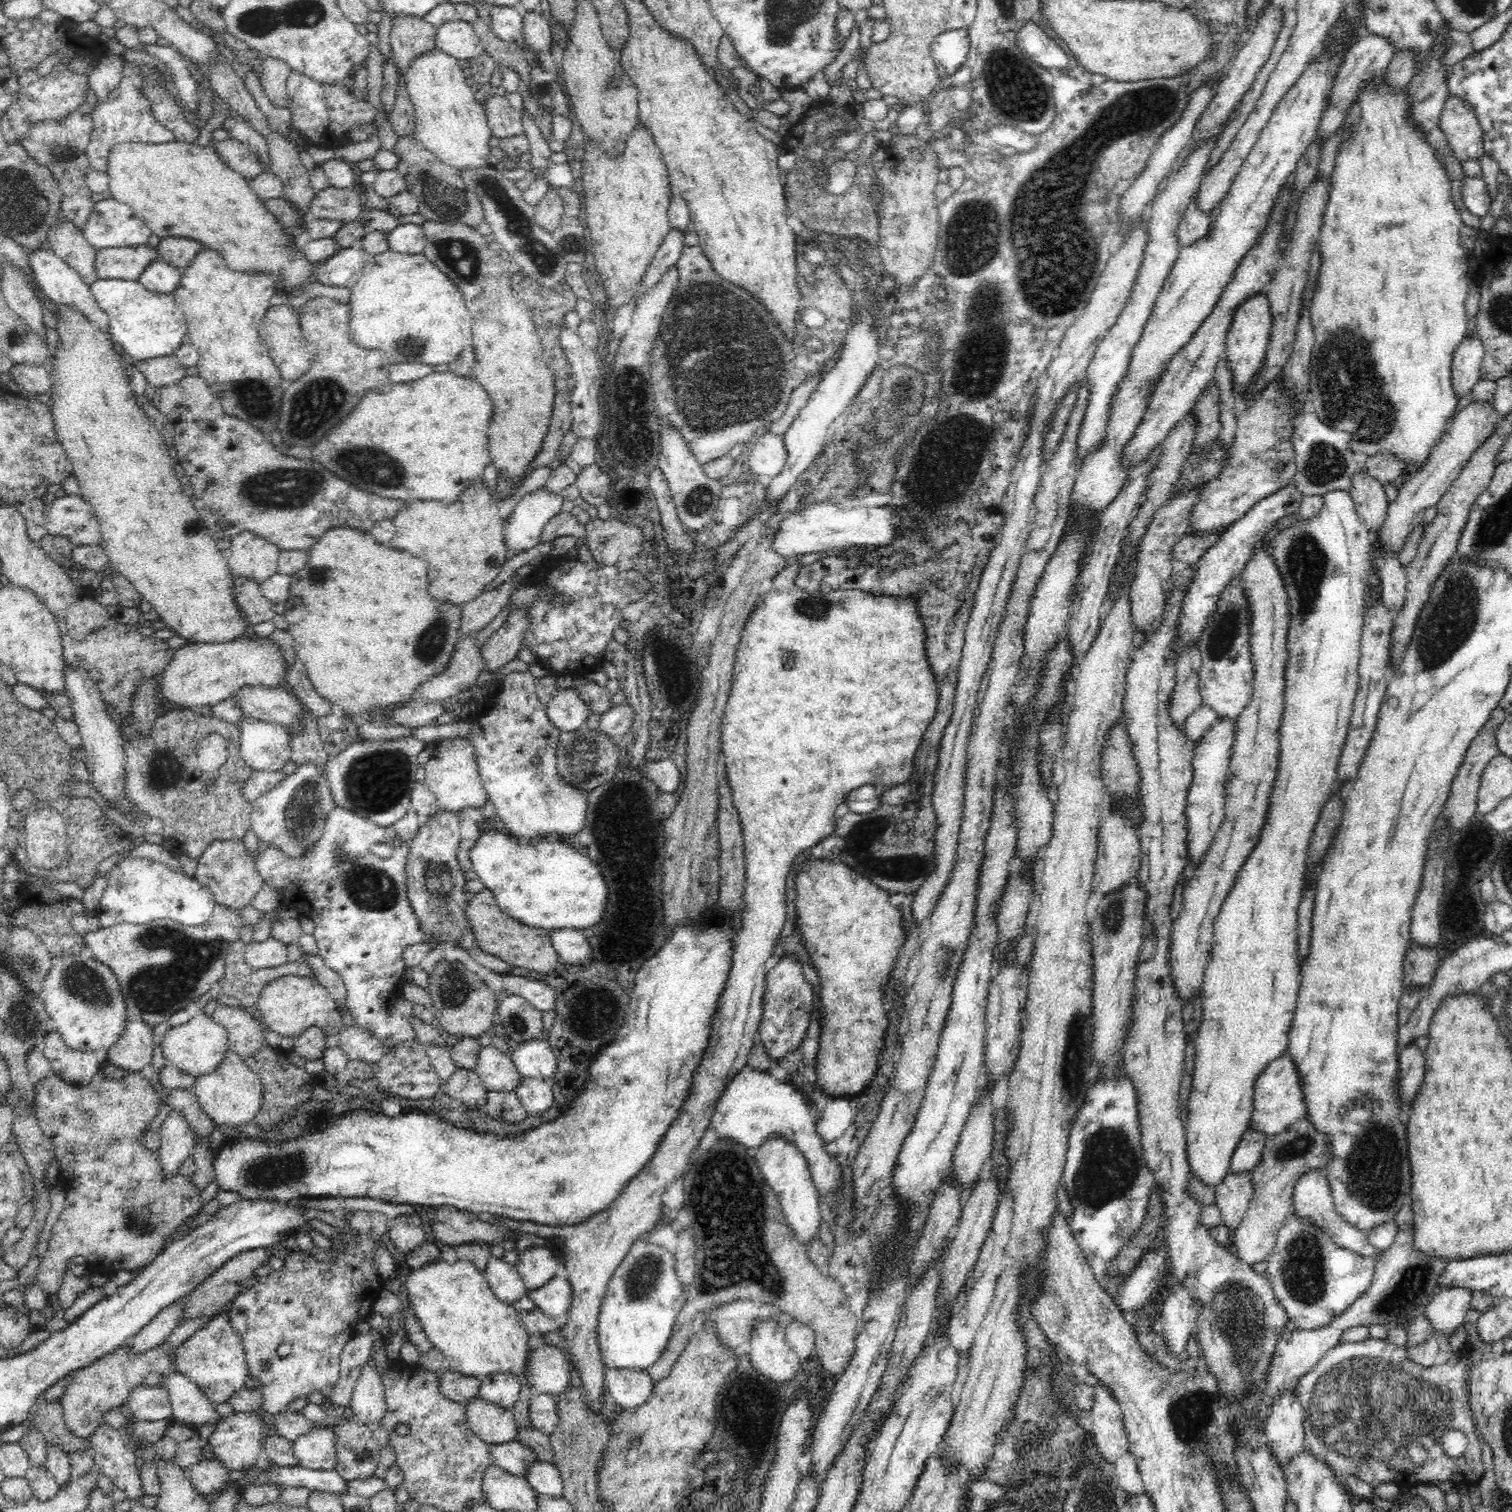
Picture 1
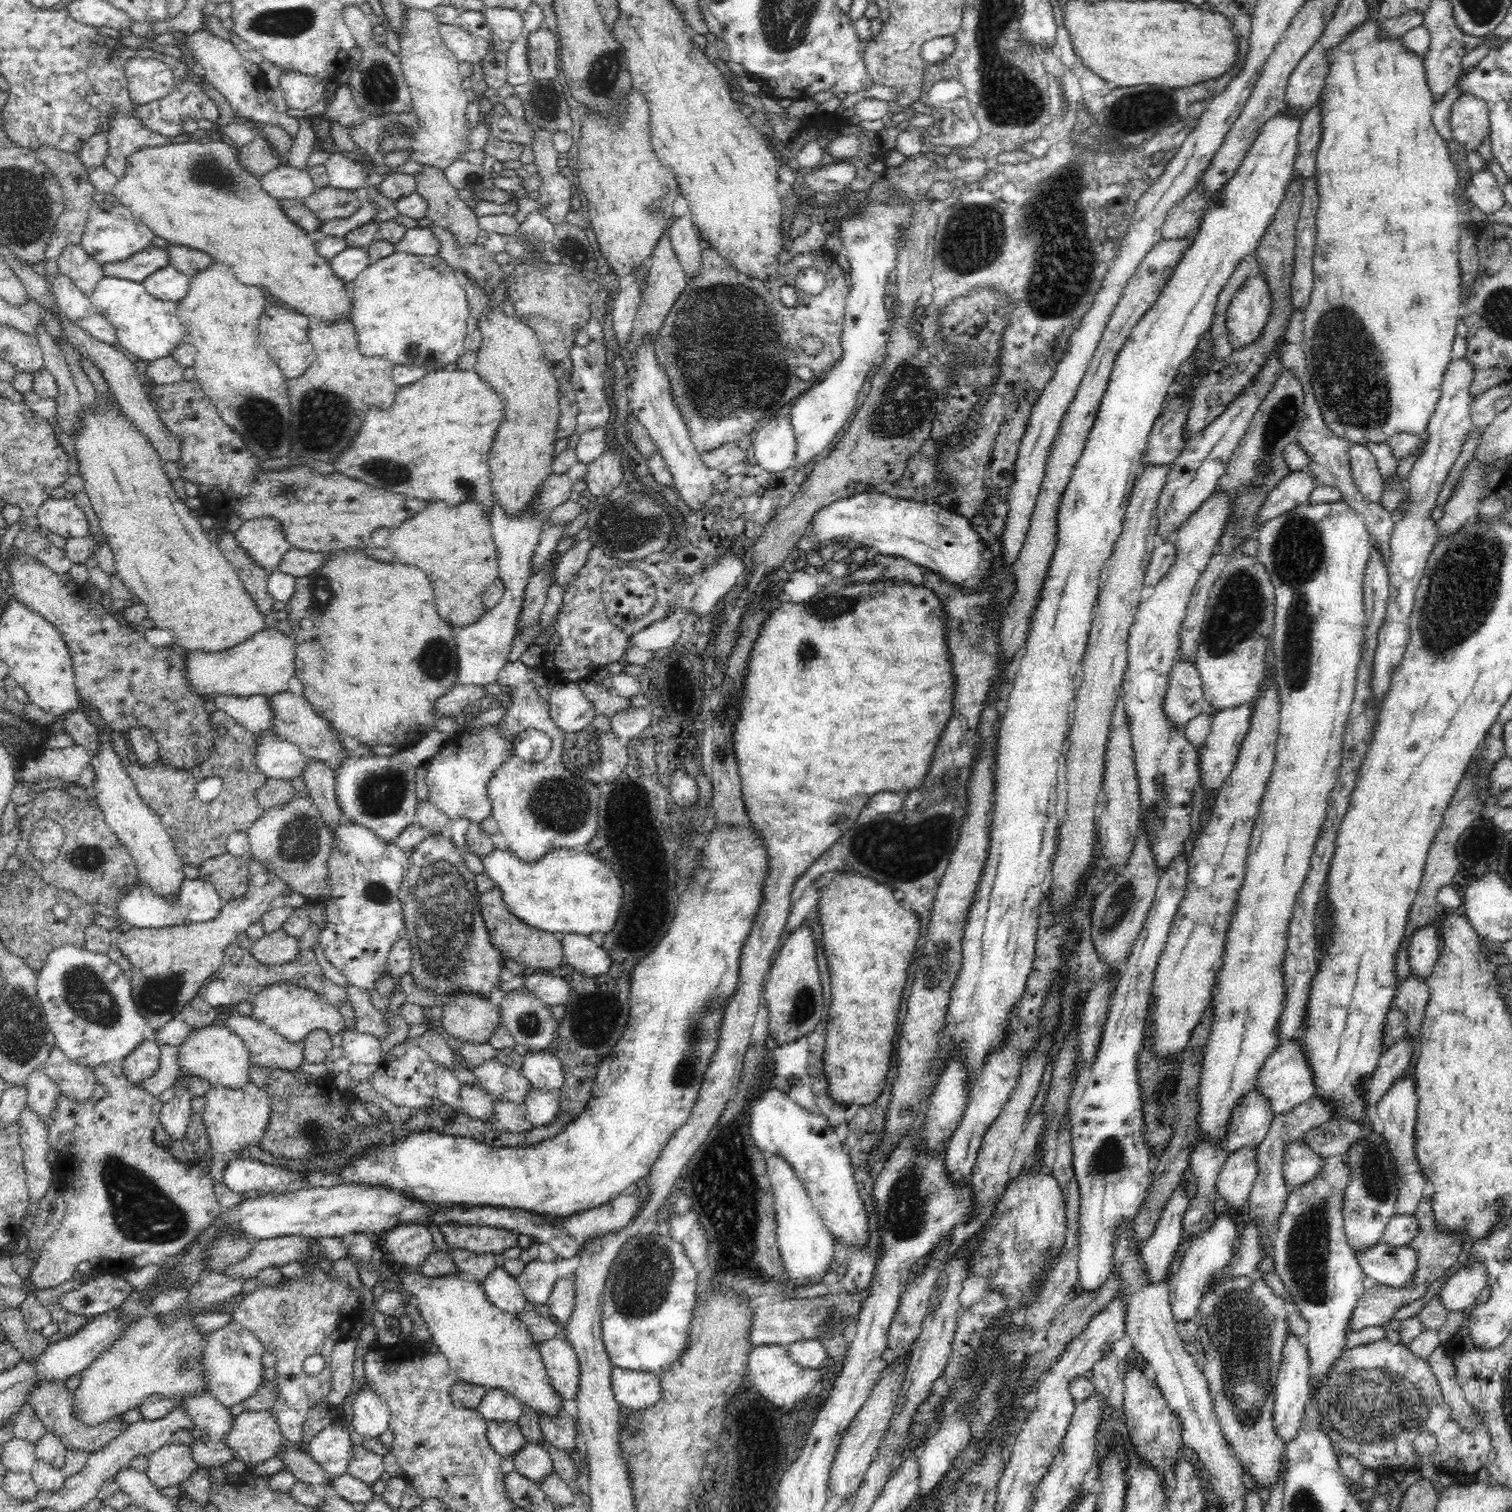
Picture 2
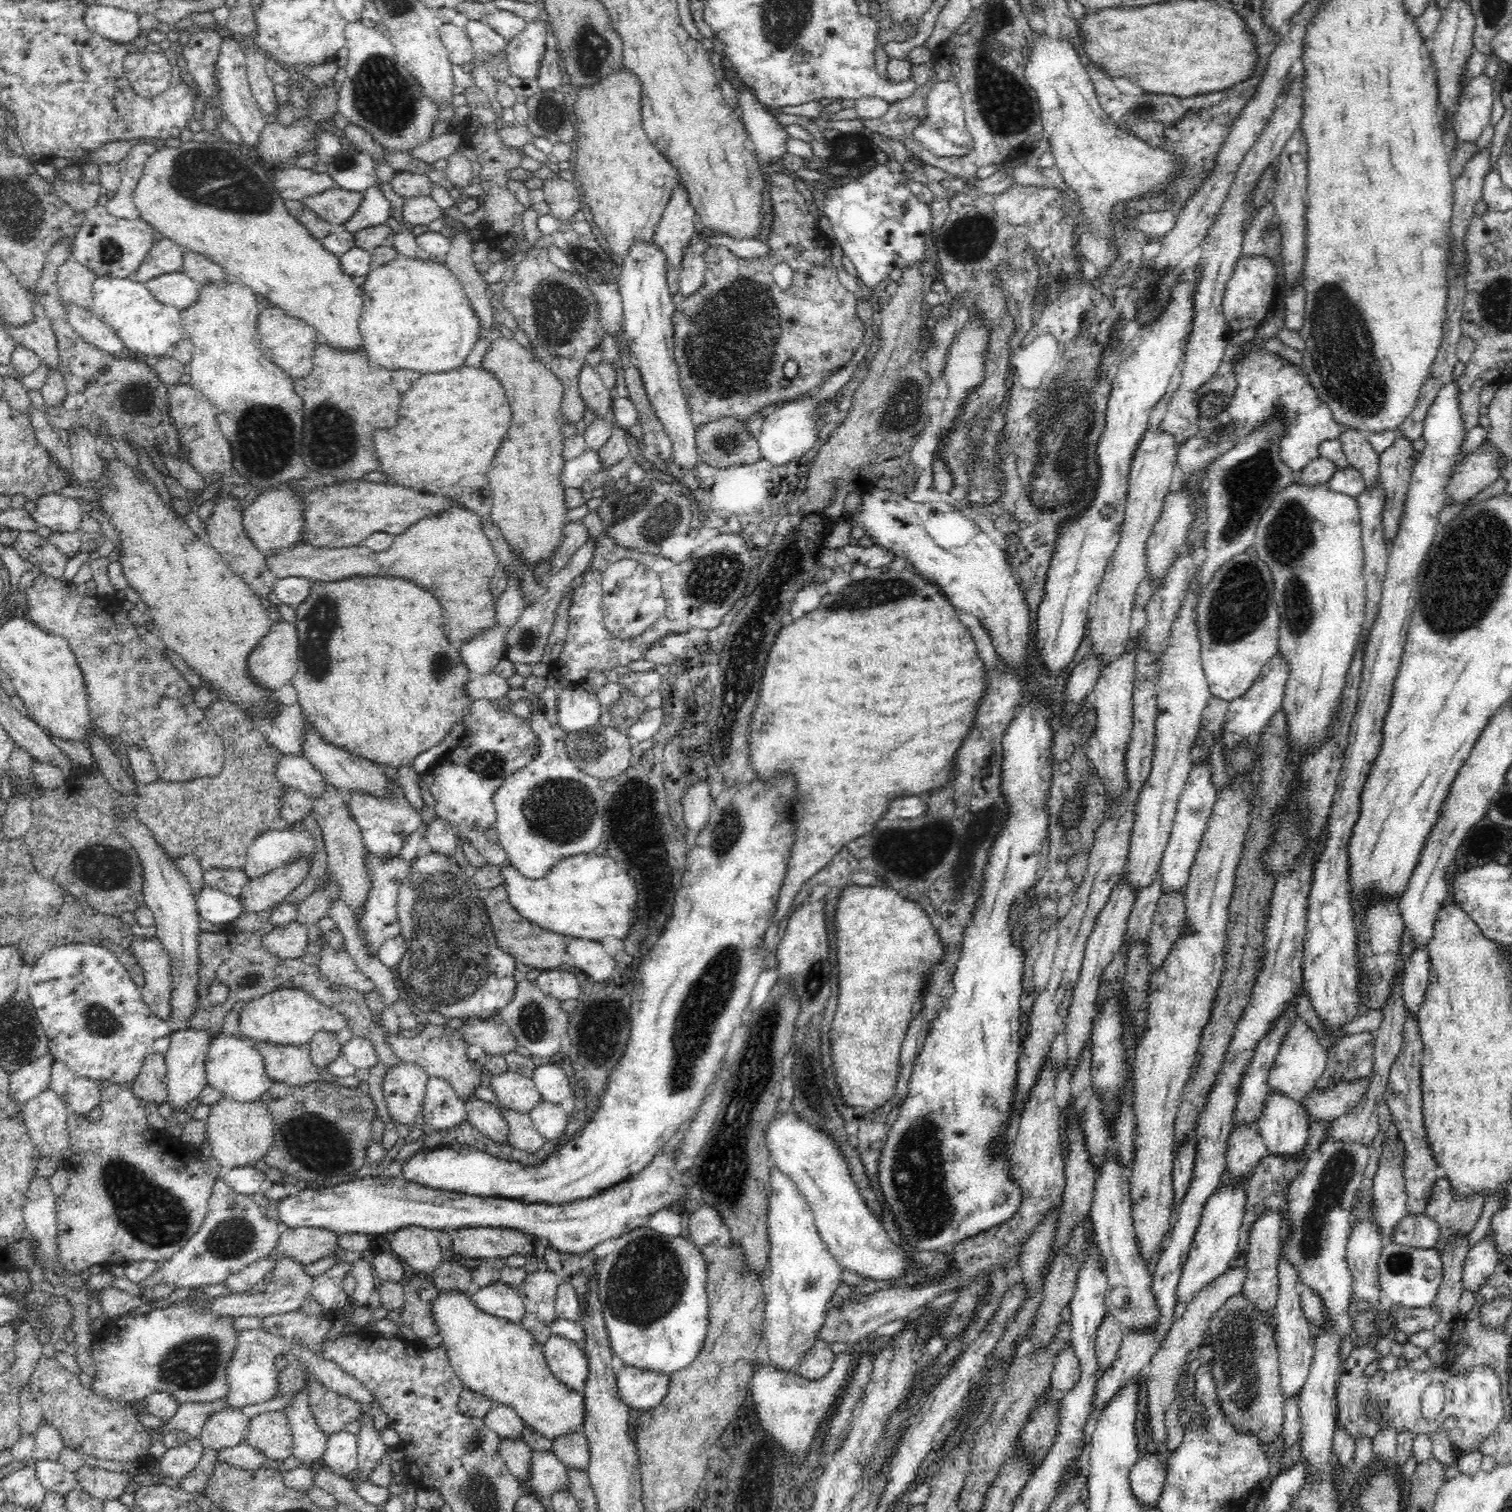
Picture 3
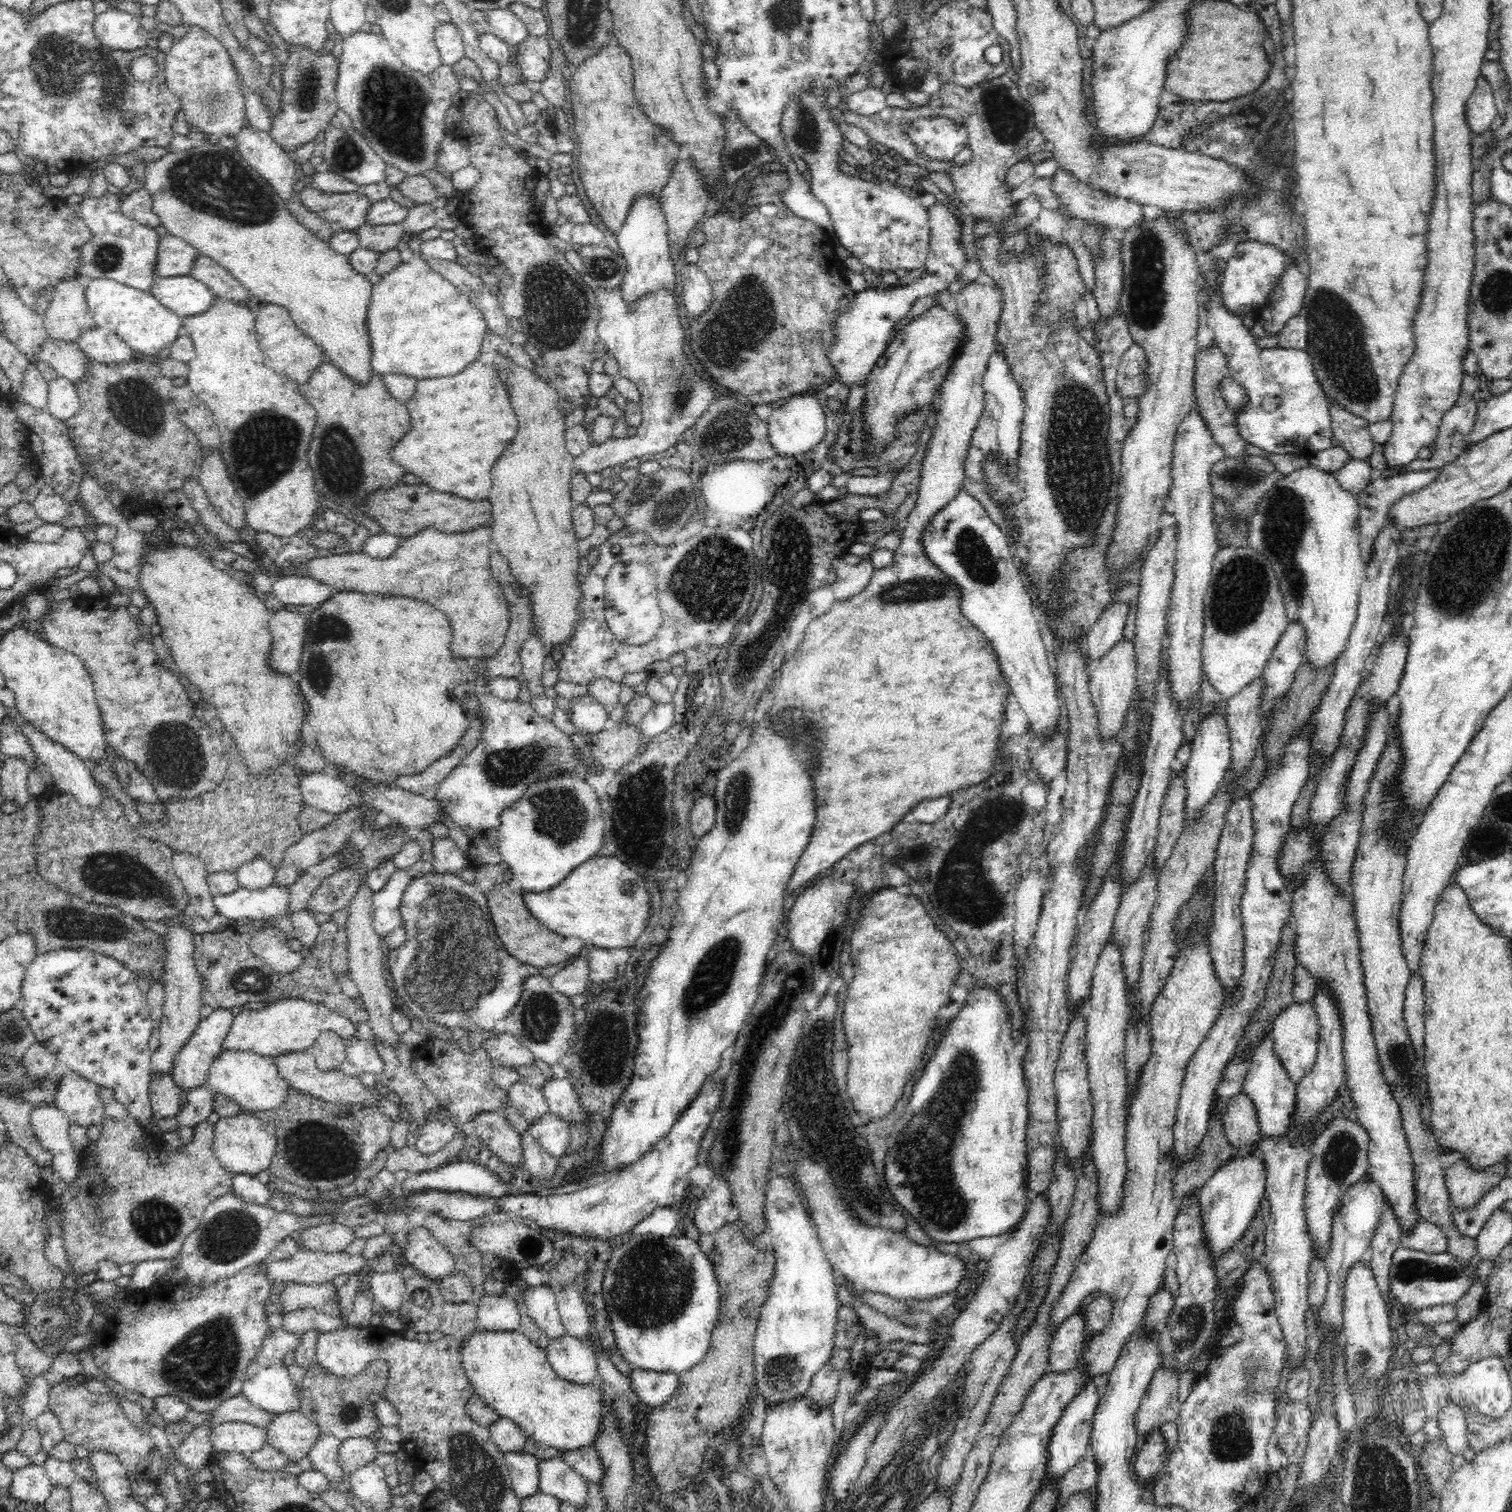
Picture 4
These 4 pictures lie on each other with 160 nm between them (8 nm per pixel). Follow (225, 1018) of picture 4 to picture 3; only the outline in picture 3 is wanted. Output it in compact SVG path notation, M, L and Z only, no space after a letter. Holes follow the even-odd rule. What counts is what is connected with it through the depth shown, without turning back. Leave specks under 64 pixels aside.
M182 1029L172 1032L169 1037L171 1043L165 1052L165 1065L167 1068L167 1102L173 1112L184 1110L188 1102L192 1102L207 1085L205 1074L205 1054L211 1043L213 1034L208 1030Z

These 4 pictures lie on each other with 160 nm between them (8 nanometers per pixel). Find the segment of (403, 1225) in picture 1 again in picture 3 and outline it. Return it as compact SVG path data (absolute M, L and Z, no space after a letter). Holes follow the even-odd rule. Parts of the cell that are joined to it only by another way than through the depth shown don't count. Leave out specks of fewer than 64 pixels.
M416 1226L399 1229L389 1235L390 1253L400 1260L404 1260L408 1266L412 1266L417 1274L430 1276L432 1271L444 1260L439 1246L440 1234L441 1232L436 1229Z

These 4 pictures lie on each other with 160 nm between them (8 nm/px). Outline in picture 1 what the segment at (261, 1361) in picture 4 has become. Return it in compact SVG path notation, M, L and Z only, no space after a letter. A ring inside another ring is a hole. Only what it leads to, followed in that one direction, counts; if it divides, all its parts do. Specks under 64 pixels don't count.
M214 1314L208 1322L197 1330L187 1341L176 1349L176 1371L187 1376L214 1403L227 1402L229 1396L238 1392L248 1380L244 1343L232 1328L229 1317Z

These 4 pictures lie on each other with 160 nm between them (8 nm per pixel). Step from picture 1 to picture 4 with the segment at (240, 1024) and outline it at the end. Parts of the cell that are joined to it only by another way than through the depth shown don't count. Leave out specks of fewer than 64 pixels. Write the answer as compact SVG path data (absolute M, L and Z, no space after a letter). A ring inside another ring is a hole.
M311 1047L305 1048L303 1051L292 1051L278 1055L275 1057L275 1063L278 1067L279 1075L285 1078L292 1088L328 1102L340 1103L342 1106L362 1103L366 1107L371 1107L372 1105L378 1107L378 1099L383 1095L390 1095L384 1090L378 1093L365 1091L358 1084L358 1080L355 1077L347 1076L339 1068L333 1071L322 1072L317 1067L315 1054Z

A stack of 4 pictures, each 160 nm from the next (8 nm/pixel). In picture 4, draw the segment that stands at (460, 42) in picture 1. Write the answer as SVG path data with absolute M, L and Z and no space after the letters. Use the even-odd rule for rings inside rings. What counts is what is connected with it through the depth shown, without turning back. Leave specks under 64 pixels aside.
M454 23L439 24L435 28L434 40L443 65L452 66L465 57L463 36Z

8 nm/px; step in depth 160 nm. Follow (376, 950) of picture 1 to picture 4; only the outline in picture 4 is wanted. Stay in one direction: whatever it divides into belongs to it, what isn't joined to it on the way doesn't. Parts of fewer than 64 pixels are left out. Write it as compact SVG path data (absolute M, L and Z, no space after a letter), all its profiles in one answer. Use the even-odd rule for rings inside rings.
M395 871L388 884L373 894L373 929L381 938L404 926L400 905L404 889L410 884L408 871Z

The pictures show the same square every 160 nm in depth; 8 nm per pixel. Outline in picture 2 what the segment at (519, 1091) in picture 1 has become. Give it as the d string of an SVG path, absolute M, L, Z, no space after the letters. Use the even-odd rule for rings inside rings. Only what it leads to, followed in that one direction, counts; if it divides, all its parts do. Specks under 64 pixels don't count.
M533 1086L524 1102L526 1118L536 1127L552 1123L558 1114L559 1104L559 1091L537 1089Z

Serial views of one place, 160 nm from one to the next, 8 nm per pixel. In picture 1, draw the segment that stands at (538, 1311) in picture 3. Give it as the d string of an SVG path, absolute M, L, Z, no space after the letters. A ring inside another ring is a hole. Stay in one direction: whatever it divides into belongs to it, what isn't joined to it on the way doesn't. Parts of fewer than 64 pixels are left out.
M532 1246L519 1254L515 1267L528 1290L540 1290L554 1278L558 1265L549 1246Z

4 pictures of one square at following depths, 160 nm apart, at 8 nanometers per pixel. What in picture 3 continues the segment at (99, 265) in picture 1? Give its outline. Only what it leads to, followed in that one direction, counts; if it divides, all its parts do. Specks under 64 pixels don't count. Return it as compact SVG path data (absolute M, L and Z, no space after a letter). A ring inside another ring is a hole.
M168 238L156 241L150 248L144 262L136 269L135 281L145 284L162 274L180 272L183 268L184 251Z

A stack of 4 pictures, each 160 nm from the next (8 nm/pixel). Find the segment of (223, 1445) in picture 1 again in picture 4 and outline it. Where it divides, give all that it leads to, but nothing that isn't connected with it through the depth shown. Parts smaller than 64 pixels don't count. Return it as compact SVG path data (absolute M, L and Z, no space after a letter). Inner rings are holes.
M299 1410L284 1414L274 1414L266 1431L267 1444L289 1458L289 1462L297 1462L307 1456L309 1448L318 1438L321 1430Z

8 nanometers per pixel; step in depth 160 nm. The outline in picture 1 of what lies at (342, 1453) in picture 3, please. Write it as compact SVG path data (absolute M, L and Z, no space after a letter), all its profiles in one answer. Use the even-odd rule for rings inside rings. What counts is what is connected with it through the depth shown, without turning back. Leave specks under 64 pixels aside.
M314 1426L310 1432L292 1441L299 1465L314 1470L334 1471L336 1433L331 1428Z

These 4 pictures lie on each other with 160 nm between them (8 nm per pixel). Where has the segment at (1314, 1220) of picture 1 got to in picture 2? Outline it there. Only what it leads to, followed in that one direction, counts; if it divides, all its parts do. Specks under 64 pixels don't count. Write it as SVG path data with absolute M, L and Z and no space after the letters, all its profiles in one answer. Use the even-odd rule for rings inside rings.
M1301 1139L1290 1140L1284 1148L1282 1168L1288 1193L1314 1180L1324 1170L1324 1159ZM1384 1242L1360 1252L1356 1257L1364 1275L1378 1284L1402 1288L1412 1280L1418 1253L1406 1246L1392 1247Z

